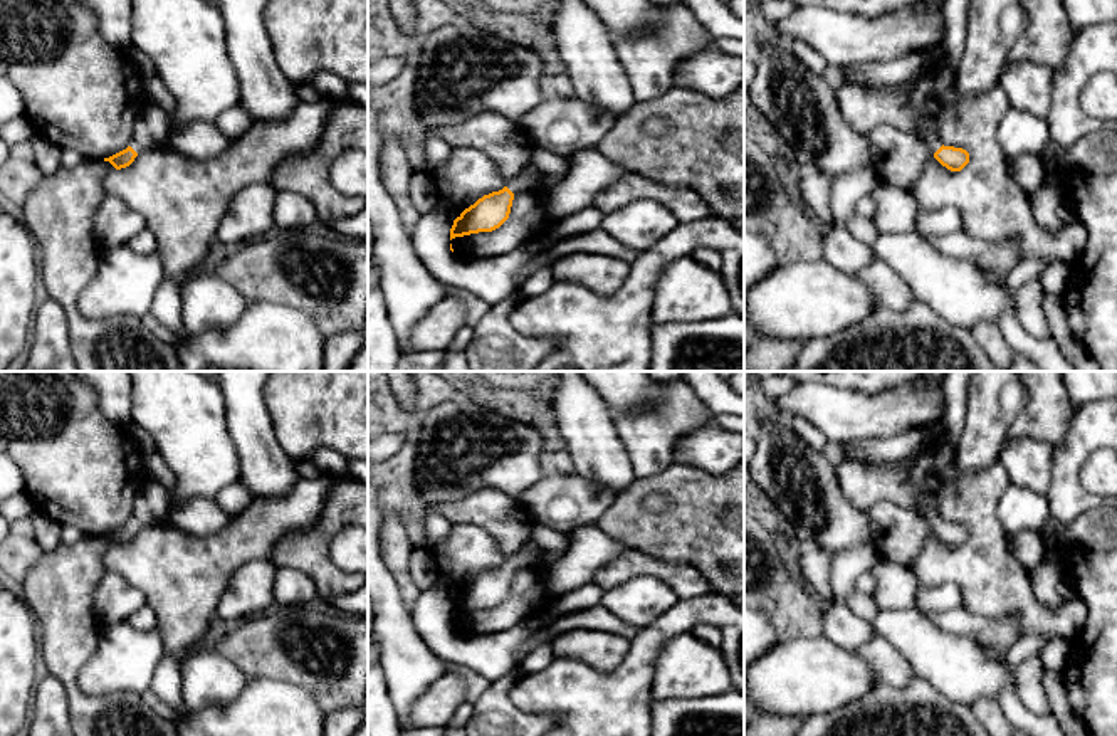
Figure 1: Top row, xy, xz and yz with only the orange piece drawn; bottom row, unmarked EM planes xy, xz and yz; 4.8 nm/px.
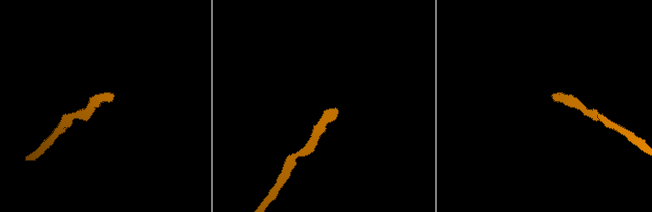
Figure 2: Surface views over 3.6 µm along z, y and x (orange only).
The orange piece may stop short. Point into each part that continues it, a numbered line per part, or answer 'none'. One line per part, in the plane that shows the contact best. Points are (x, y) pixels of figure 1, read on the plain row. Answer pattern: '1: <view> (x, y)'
1: xy (152, 504)

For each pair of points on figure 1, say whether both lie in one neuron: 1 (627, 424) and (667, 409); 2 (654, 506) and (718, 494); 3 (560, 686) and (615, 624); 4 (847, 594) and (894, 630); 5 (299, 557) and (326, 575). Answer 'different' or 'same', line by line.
1: same
2: same
3: different
4: different
5: same

